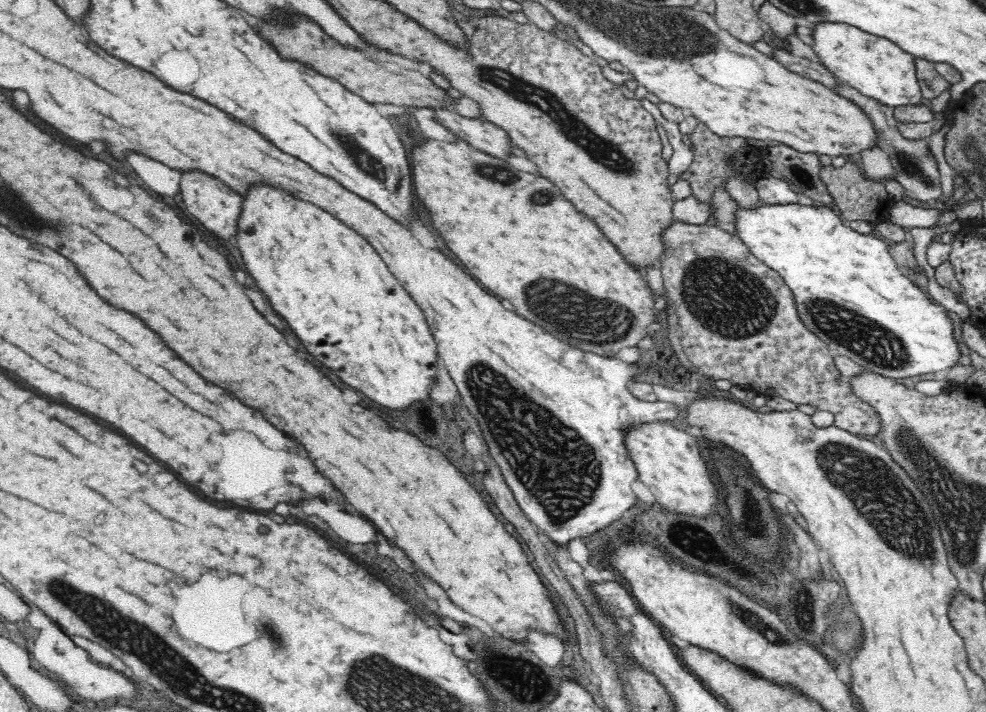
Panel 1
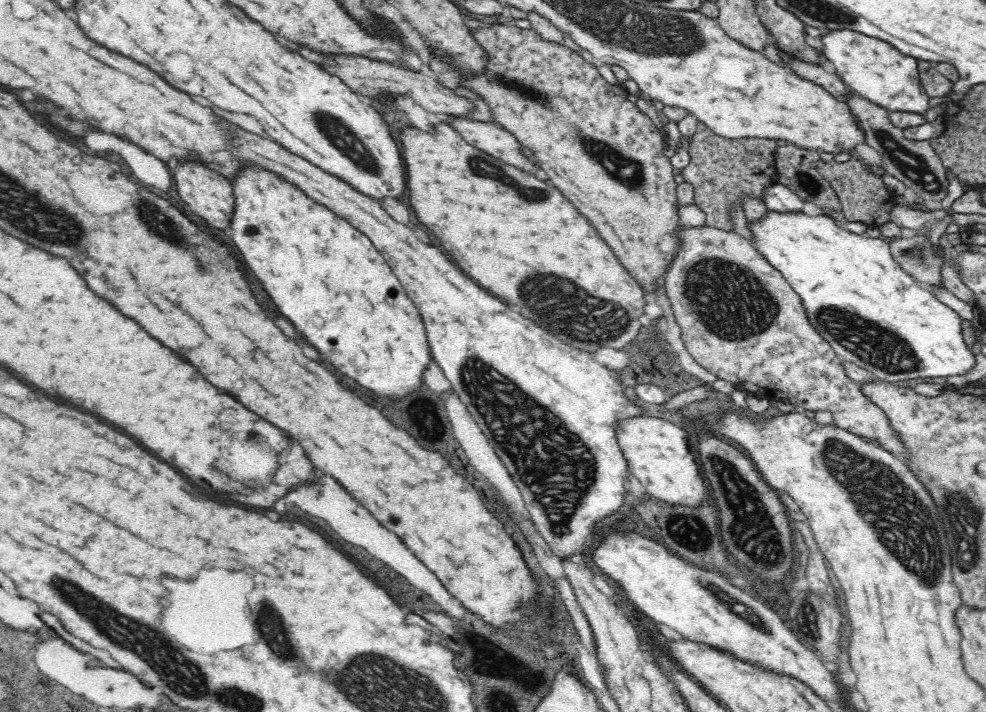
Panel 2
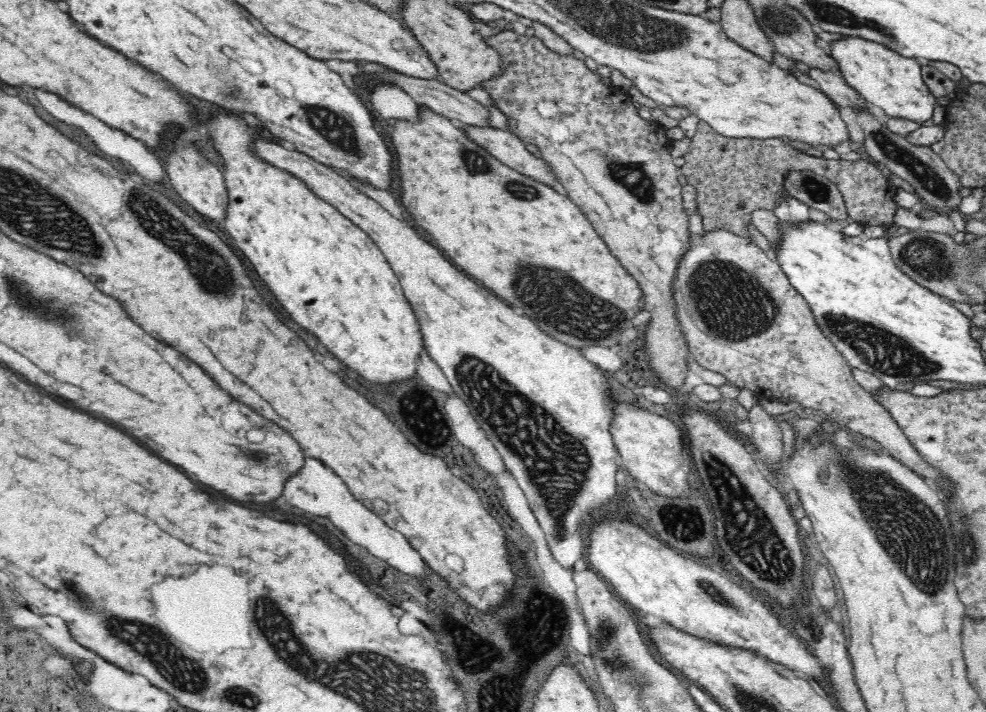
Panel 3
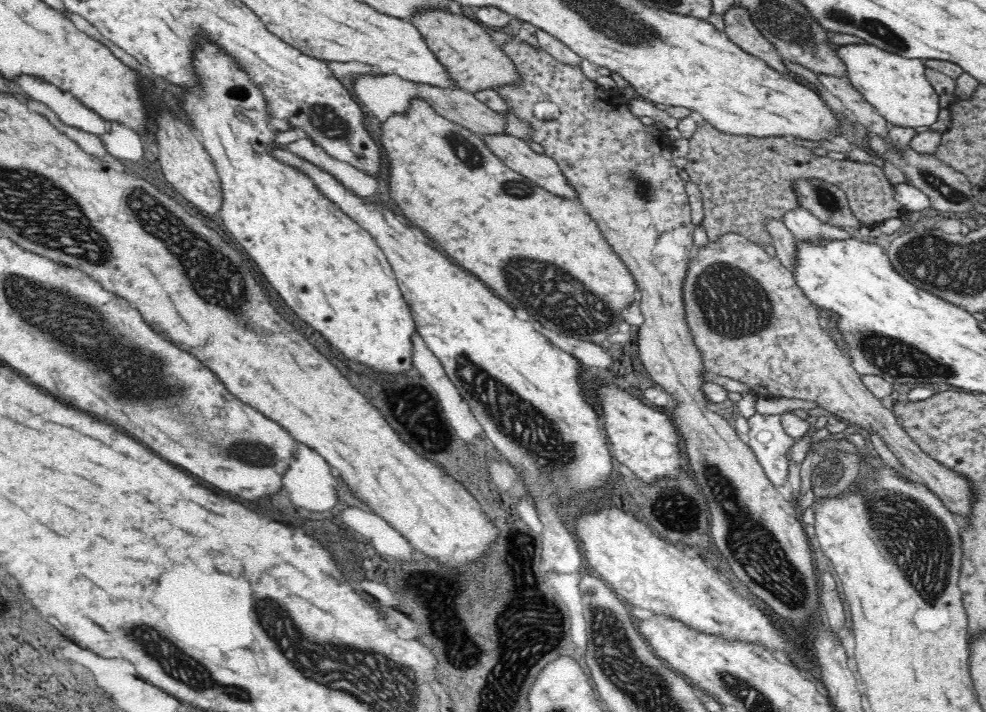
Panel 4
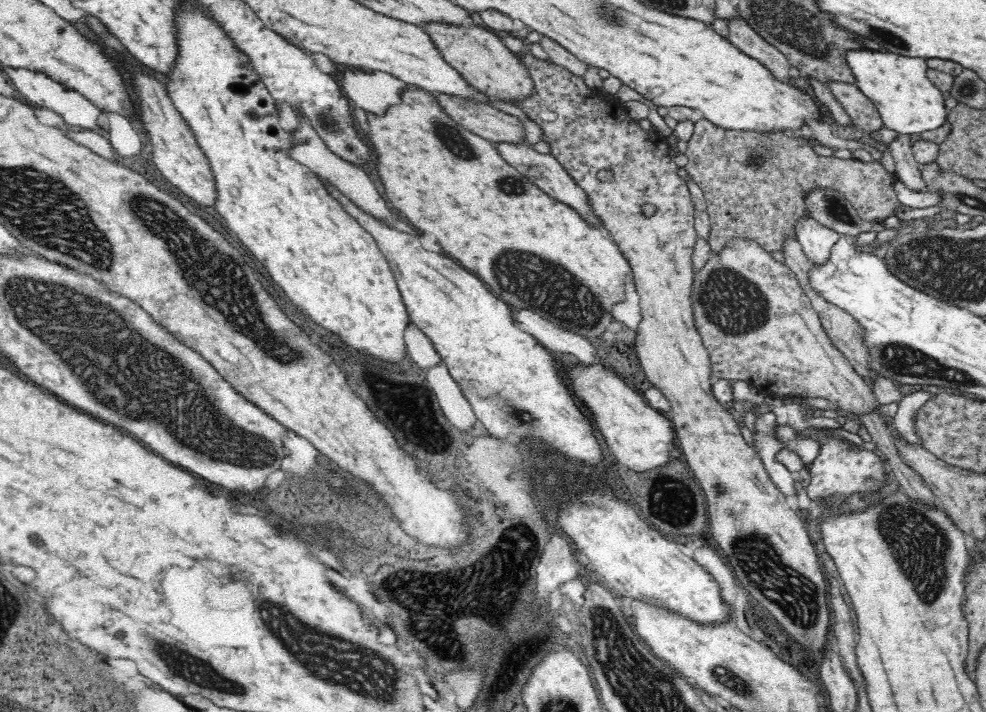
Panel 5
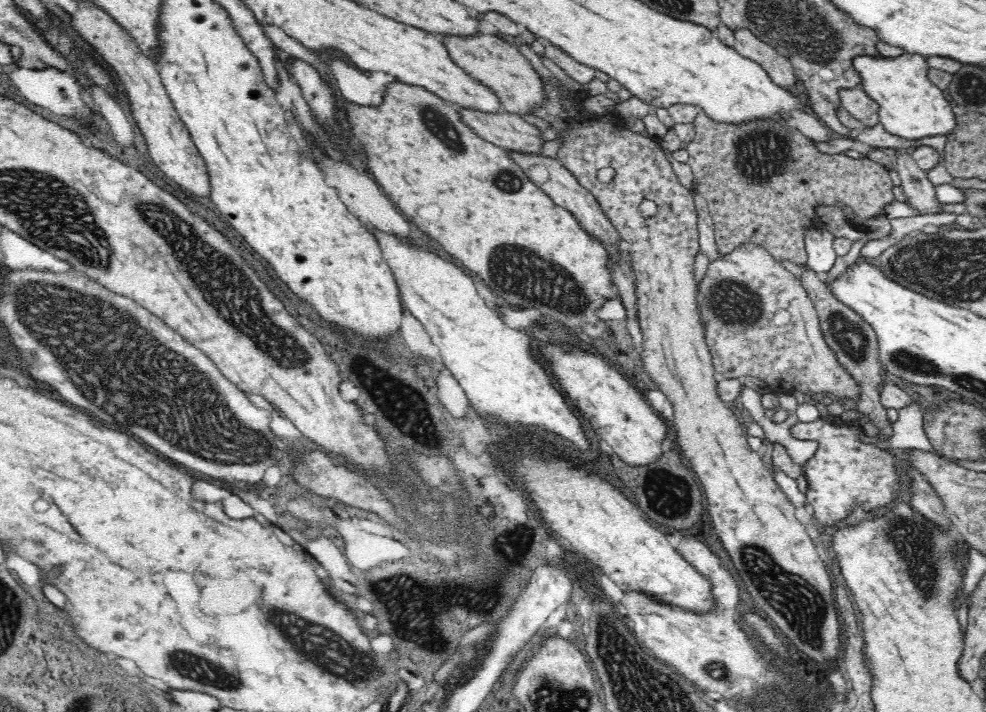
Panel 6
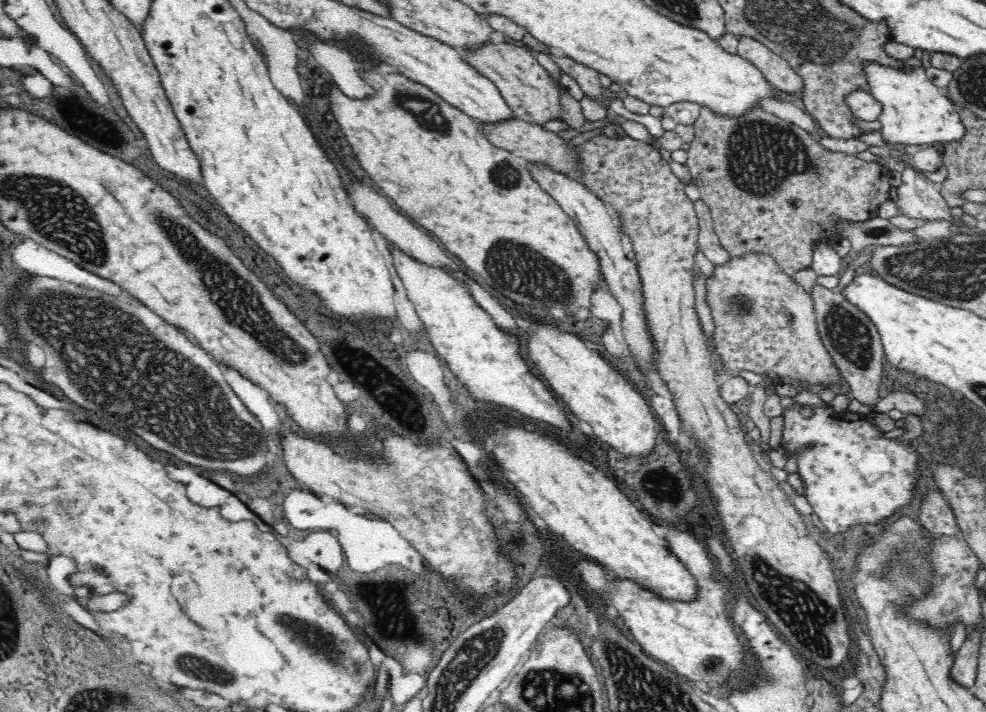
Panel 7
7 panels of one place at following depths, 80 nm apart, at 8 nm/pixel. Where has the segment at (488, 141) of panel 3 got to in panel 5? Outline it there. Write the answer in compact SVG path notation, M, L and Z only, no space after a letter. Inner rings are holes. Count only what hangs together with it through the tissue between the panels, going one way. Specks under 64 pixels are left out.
M502 144L497 146L502 157L506 159L520 174L524 174L526 178L538 188L541 188L546 194L550 195L556 202L560 204L570 206L572 210L576 210L582 218L594 228L605 231L604 221L594 213L592 203L589 201L589 194L573 180L569 171L562 166L562 163L558 161L552 154L538 153L532 146L518 146L511 144Z

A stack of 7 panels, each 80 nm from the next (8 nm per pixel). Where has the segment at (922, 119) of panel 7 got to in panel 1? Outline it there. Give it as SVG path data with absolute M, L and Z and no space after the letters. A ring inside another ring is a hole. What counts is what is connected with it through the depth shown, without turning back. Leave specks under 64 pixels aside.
M840 23L814 26L812 48L840 85L855 88L860 94L897 109L898 106L922 105L922 89L918 83L914 57L903 52L886 38L876 37L853 26Z

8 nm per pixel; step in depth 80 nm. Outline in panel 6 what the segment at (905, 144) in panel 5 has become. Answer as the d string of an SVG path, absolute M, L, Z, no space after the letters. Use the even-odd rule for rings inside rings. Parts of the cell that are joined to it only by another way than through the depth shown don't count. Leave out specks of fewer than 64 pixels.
M896 149L893 160L894 168L902 179L902 192L908 208L918 214L942 214L942 202L938 200L936 188L928 180L927 172L904 149Z

